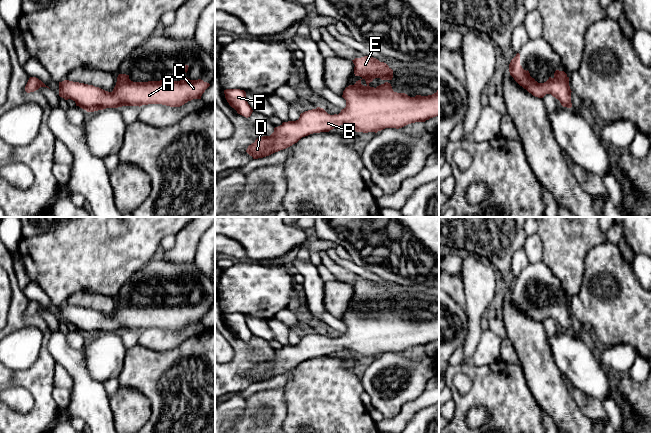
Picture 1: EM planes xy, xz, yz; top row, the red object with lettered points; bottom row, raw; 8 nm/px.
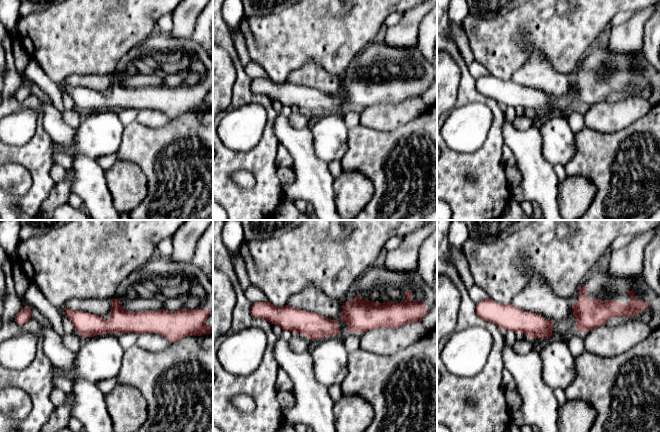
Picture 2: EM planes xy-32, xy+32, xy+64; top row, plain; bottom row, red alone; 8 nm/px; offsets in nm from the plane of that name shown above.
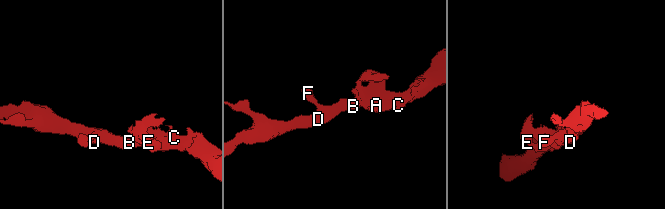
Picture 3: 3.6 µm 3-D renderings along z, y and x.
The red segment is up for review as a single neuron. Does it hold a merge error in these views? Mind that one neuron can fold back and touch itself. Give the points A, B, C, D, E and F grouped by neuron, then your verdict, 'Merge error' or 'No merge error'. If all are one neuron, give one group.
Groups: A B C D E F. No merge error

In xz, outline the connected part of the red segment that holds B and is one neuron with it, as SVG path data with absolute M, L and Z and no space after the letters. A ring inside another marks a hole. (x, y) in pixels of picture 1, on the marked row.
M370 56L355 58L352 61L355 65L354 74L360 76L361 79L343 91L342 97L346 100L346 107L338 115L330 115L320 107L305 111L300 114L298 120L283 122L280 126L275 127L270 136L257 138L254 143L248 146L246 152L253 159L263 158L292 146L302 137L313 133L329 132L340 125L352 126L356 132L377 133L385 128L399 129L411 123L425 122L430 118L439 116L439 90L432 95L416 95L415 97L410 97L405 93L397 93L387 82L392 80L393 70L386 63ZM375 78L380 78L386 82L376 88L370 87L369 83Z

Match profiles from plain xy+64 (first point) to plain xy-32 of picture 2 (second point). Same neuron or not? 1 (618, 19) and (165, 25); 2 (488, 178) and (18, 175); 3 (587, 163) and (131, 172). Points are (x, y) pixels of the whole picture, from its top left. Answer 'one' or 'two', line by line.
1: one
2: two
3: two

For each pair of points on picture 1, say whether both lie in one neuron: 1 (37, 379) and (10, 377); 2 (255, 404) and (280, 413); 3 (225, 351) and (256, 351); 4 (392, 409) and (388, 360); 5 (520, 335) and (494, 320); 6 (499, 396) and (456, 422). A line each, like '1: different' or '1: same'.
1: same
2: same
3: different
4: same
5: different
6: same

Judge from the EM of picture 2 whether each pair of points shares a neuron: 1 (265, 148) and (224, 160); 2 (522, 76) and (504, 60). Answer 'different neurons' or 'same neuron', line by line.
1: same neuron
2: different neurons

